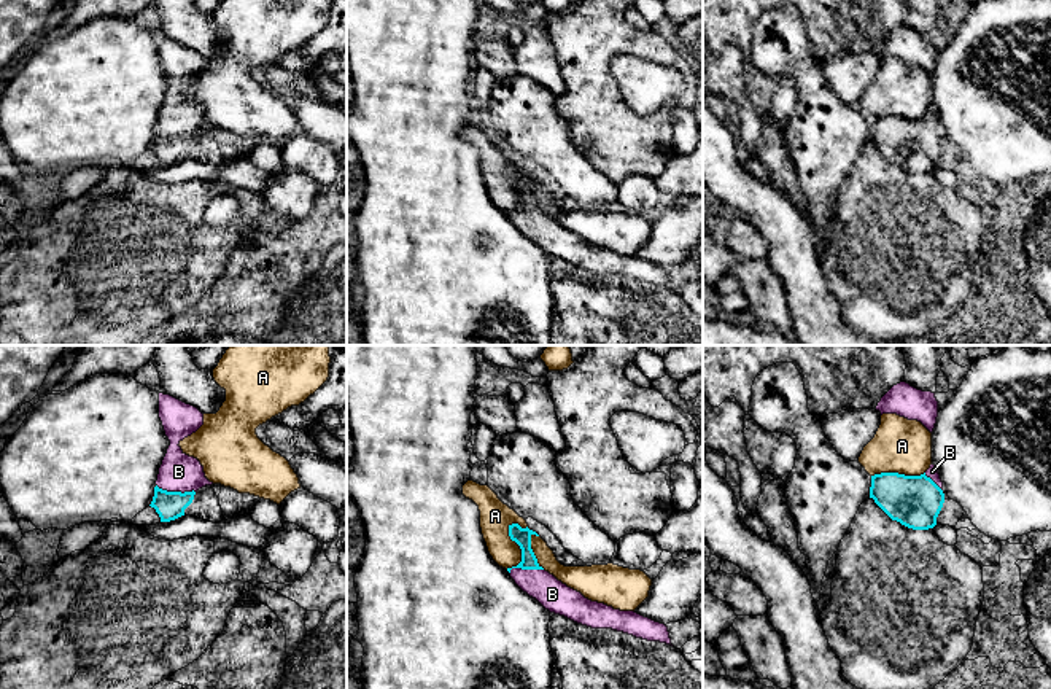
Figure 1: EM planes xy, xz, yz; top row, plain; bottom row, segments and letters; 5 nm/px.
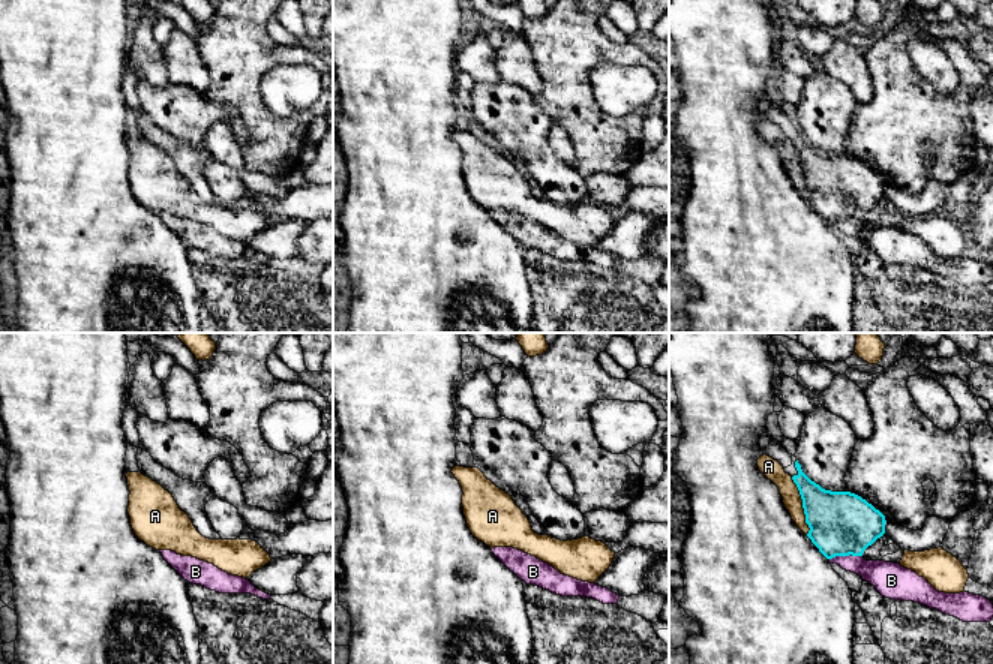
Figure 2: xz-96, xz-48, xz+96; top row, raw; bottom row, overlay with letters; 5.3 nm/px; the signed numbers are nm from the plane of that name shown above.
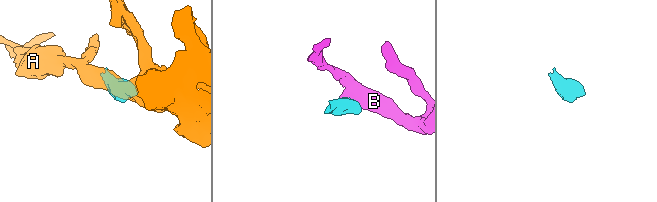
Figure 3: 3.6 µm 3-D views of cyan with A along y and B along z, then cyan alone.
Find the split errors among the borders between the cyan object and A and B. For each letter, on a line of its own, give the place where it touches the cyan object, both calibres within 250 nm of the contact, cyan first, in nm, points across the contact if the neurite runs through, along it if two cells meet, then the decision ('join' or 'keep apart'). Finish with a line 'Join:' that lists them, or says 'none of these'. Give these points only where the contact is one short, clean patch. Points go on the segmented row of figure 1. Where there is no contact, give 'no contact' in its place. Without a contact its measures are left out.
A: xz (515, 541) | 90/160 nm | keep apart
B: xy (175, 492) | 140/190 nm | across xy (169, 505), (175, 492), (178, 471) | join
Join: B

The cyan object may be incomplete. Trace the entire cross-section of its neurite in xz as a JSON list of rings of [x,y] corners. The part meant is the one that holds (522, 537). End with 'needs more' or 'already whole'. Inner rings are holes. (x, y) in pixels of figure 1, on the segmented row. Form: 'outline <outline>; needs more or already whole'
outline [[[509,525],[510,539],[522,549],[522,562],[507,568],[507,571],[523,592],[536,598],[550,613],[564,616],[577,624],[591,629],[612,629],[647,641],[671,644],[665,624],[634,611],[620,611],[604,603],[591,601],[545,571],[531,549],[533,535],[539,536],[528,527]]]; needs more

